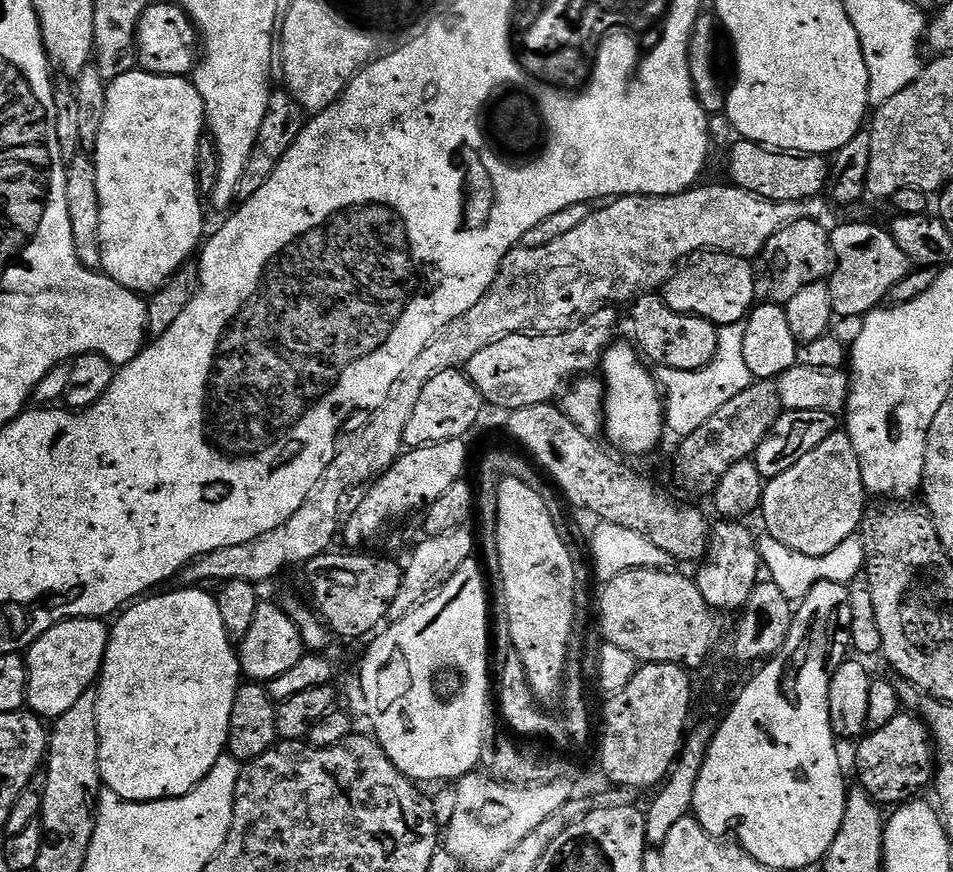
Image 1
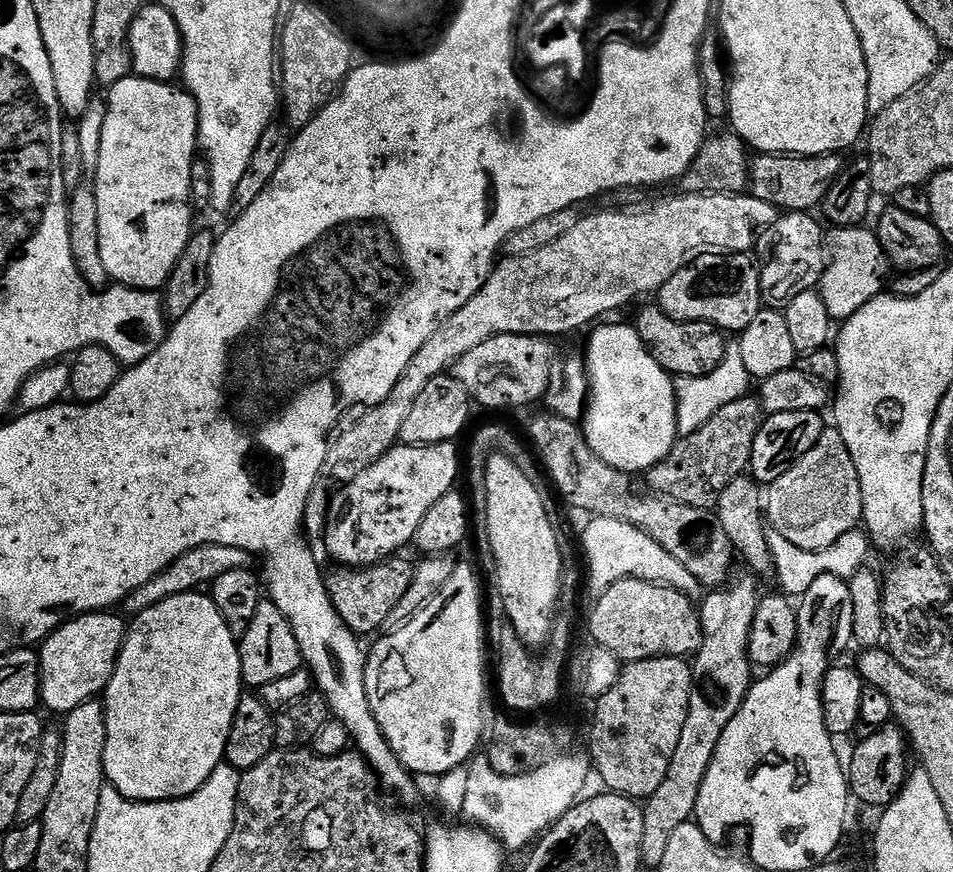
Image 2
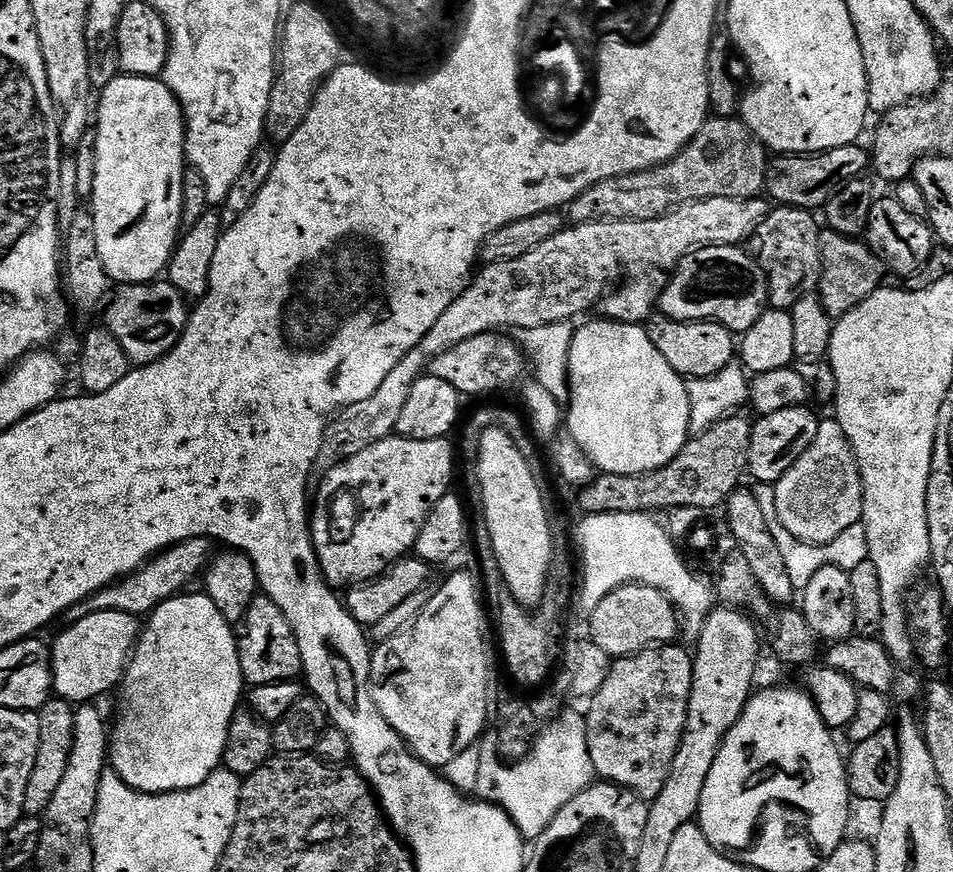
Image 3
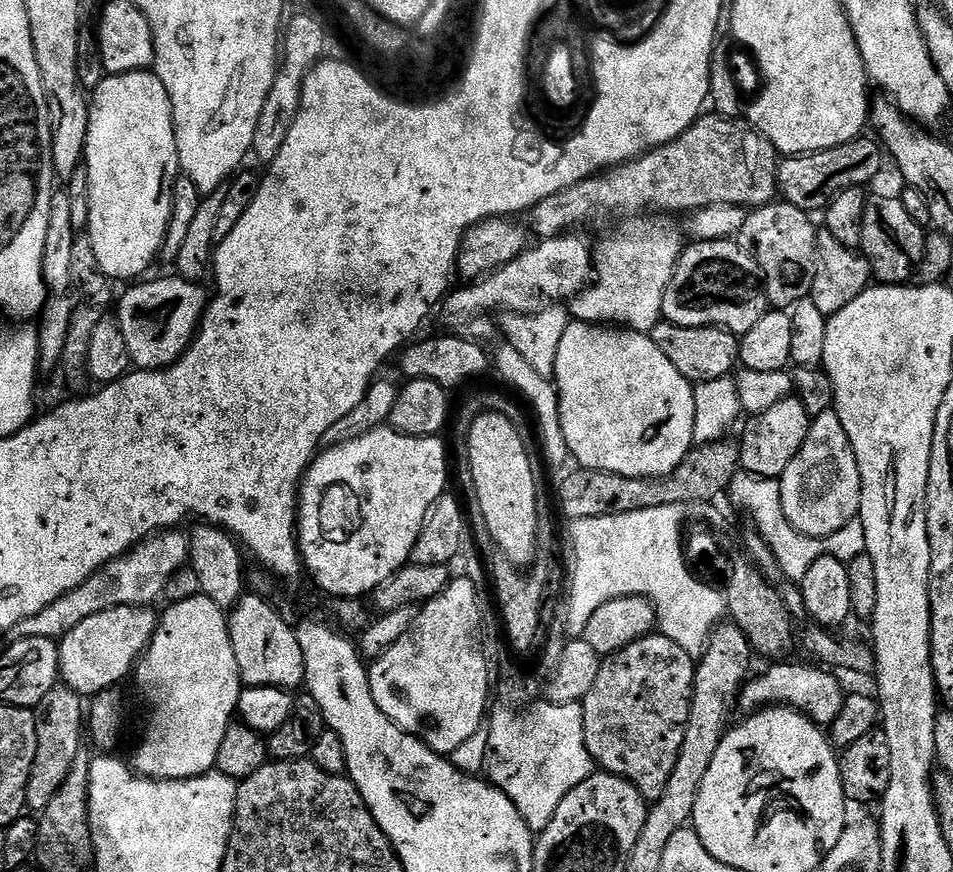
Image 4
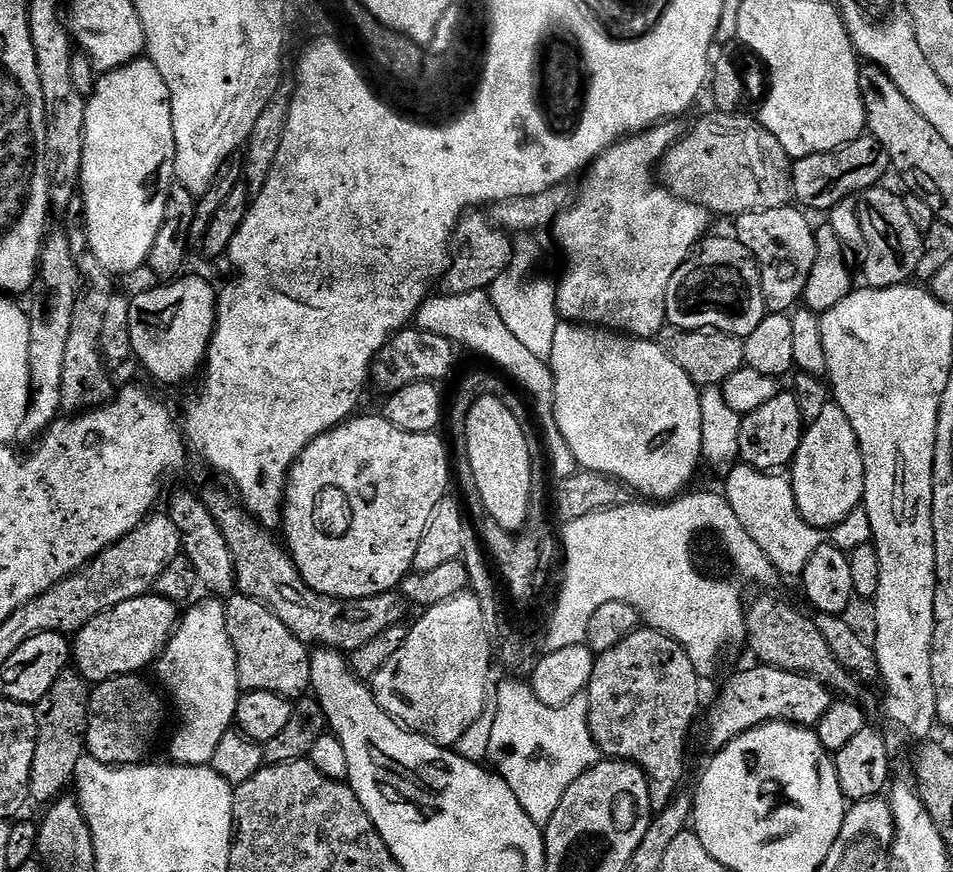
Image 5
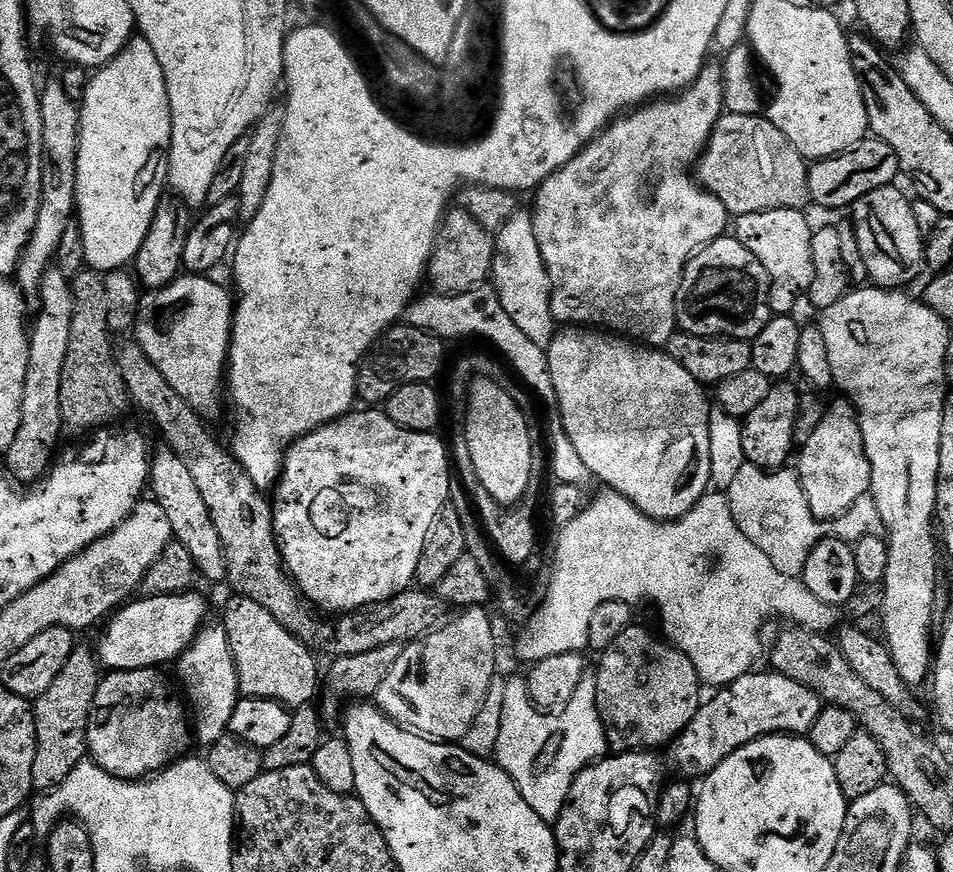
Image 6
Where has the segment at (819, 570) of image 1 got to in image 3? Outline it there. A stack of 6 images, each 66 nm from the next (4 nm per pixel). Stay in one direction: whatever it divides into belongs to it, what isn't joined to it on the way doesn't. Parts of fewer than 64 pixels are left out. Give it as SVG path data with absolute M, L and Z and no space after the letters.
M757 483L754 493L762 508L762 513L768 520L770 534L774 536L775 545L779 547L783 561L786 562L786 571L790 574L790 580L796 590L803 590L806 586L810 586L810 578L814 578L814 574L818 574L818 570L822 570L826 566L838 566L843 572L851 574L854 566L869 560L866 530L863 523L850 526L850 530L846 530L837 540L829 544L807 544L794 538L794 534L790 534L790 530L786 530L786 526L782 526L782 522L775 520L776 490L773 485Z

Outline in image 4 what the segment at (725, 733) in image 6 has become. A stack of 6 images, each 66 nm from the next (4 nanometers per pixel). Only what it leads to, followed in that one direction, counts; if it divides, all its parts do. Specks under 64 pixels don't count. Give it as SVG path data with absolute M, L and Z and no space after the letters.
M776 662L769 672L764 672L761 676L753 675L751 679L741 688L738 697L739 711L744 711L744 714L752 714L762 708L769 706L787 706L795 708L801 716L808 717L811 723L817 726L830 726L834 722L834 718L838 718L838 713L842 711L842 702L846 695L846 689L840 685L840 680L835 671L829 670L824 666L817 666L815 663L807 662L808 664L784 664L788 662Z

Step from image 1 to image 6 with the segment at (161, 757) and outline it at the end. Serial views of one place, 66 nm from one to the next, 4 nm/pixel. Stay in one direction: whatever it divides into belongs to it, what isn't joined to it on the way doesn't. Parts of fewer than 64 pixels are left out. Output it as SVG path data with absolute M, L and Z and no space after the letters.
M224 627L201 628L200 633L196 635L196 640L181 654L178 667L180 667L181 684L179 687L182 692L184 687L183 695L194 713L195 739L197 736L204 746L210 746L228 732L230 714L234 714L234 706L237 700L241 699L238 674Z

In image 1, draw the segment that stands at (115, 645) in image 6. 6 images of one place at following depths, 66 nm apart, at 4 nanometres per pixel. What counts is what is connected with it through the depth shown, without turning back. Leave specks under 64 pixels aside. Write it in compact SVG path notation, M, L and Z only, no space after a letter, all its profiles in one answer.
M103 619L63 620L26 649L28 666L27 707L41 718L66 714L99 681L106 658L110 628Z

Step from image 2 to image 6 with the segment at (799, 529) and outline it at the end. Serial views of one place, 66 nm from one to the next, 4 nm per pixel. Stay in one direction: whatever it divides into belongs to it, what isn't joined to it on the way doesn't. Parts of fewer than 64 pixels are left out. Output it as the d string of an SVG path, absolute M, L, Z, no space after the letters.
M839 399L825 407L818 430L803 441L801 448L804 449L800 452L798 465L802 490L810 510L821 522L831 522L841 517L860 496L868 494L872 486L872 471L860 429L860 417L847 399Z

